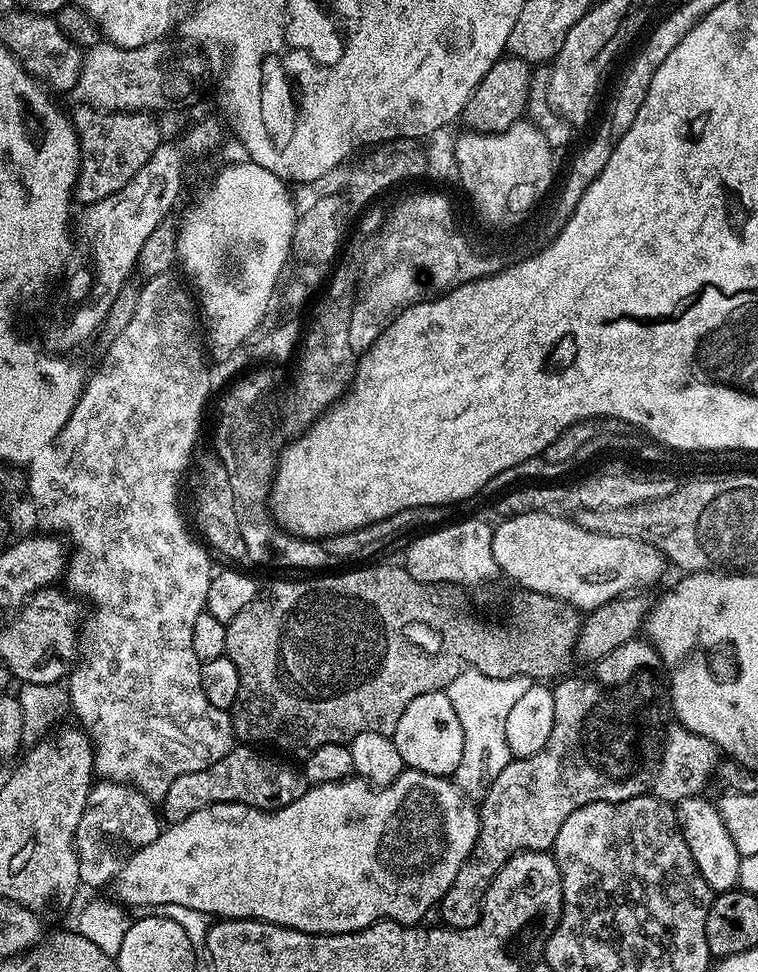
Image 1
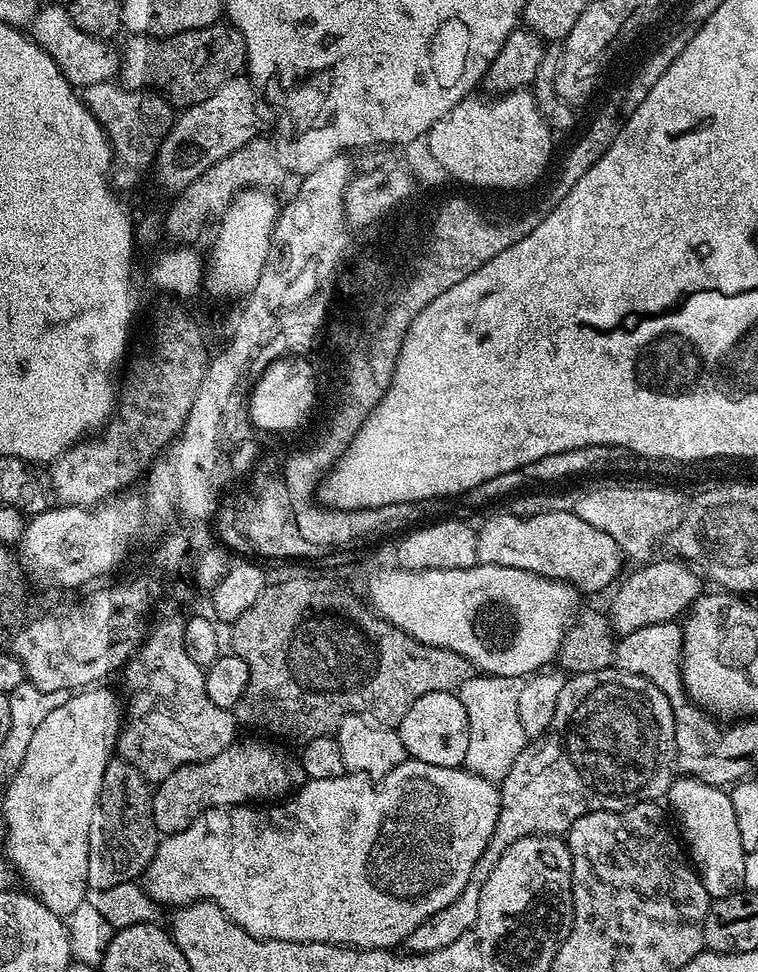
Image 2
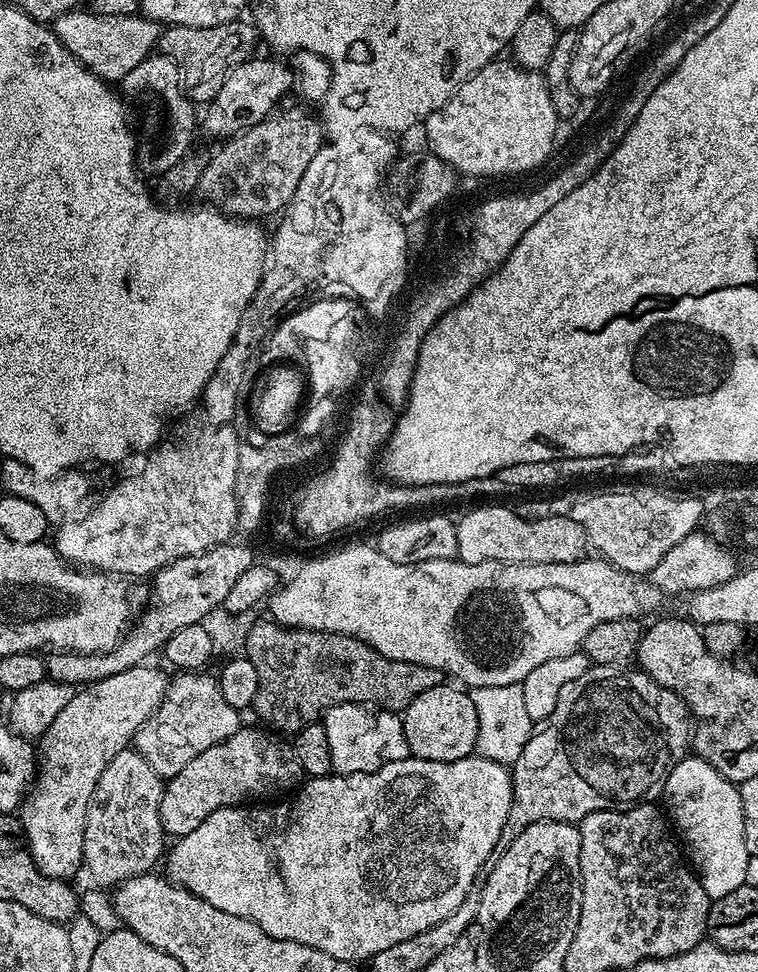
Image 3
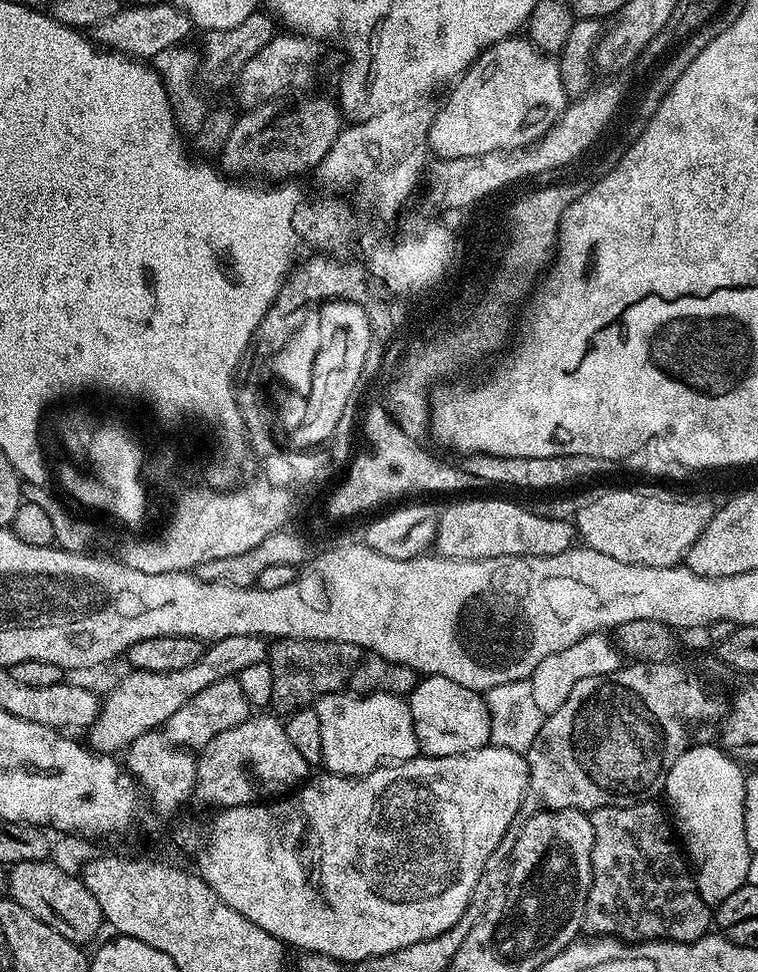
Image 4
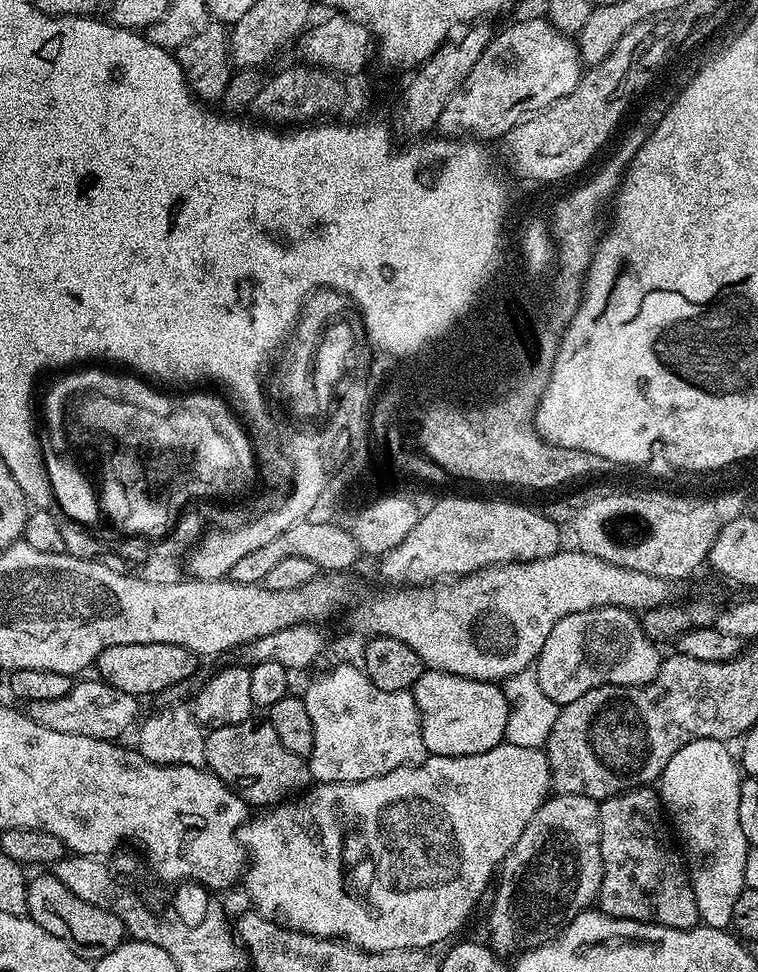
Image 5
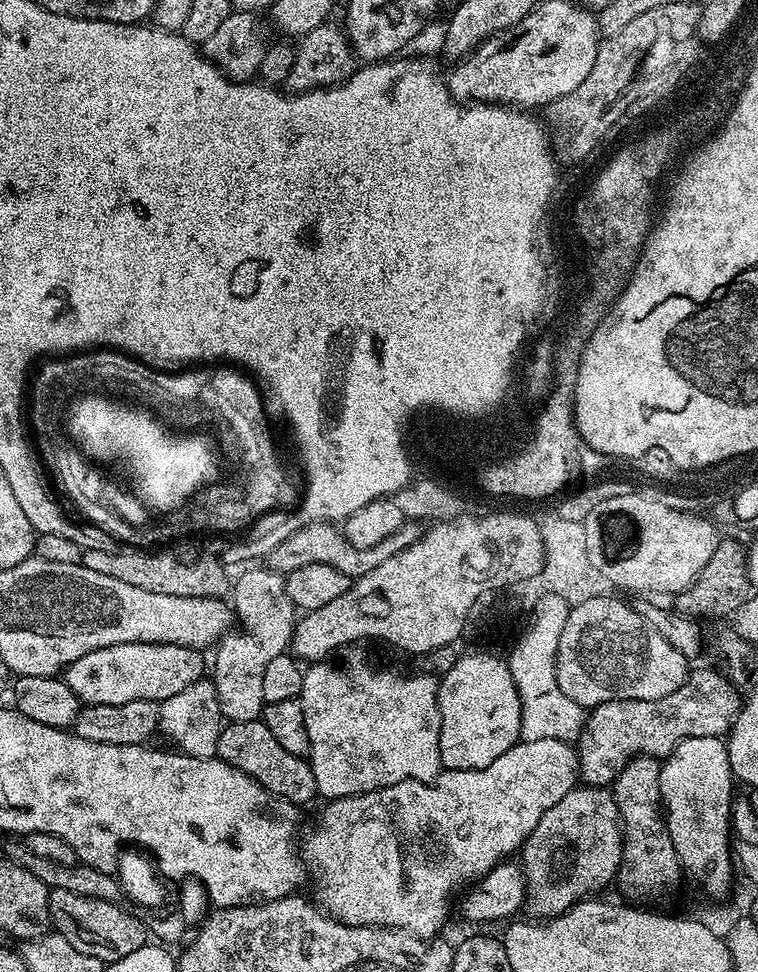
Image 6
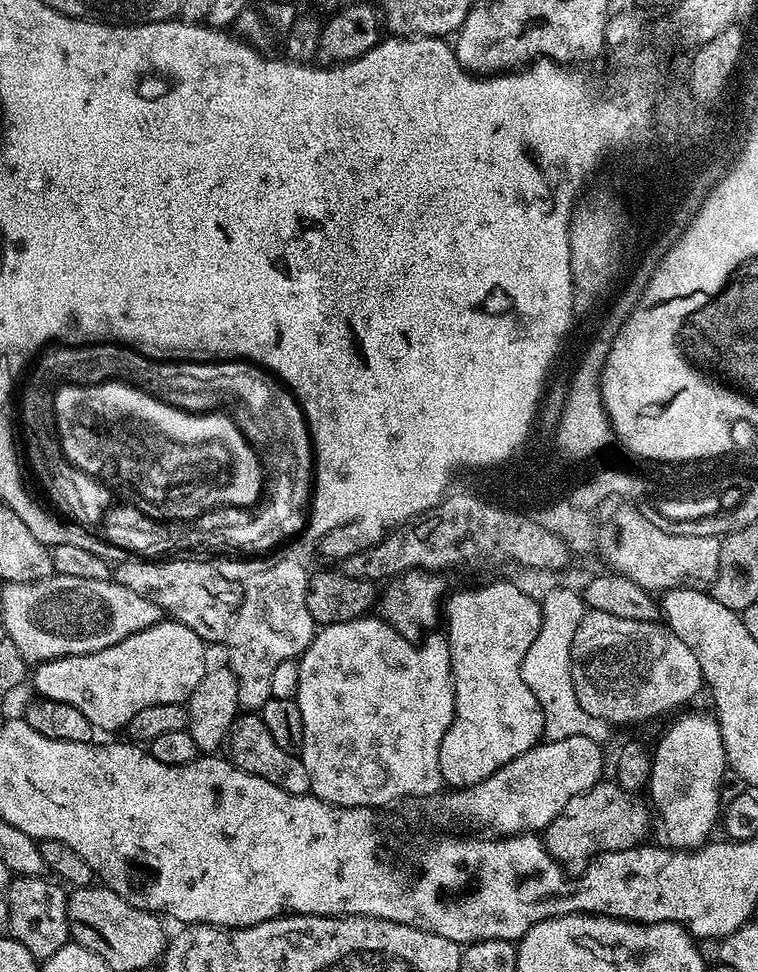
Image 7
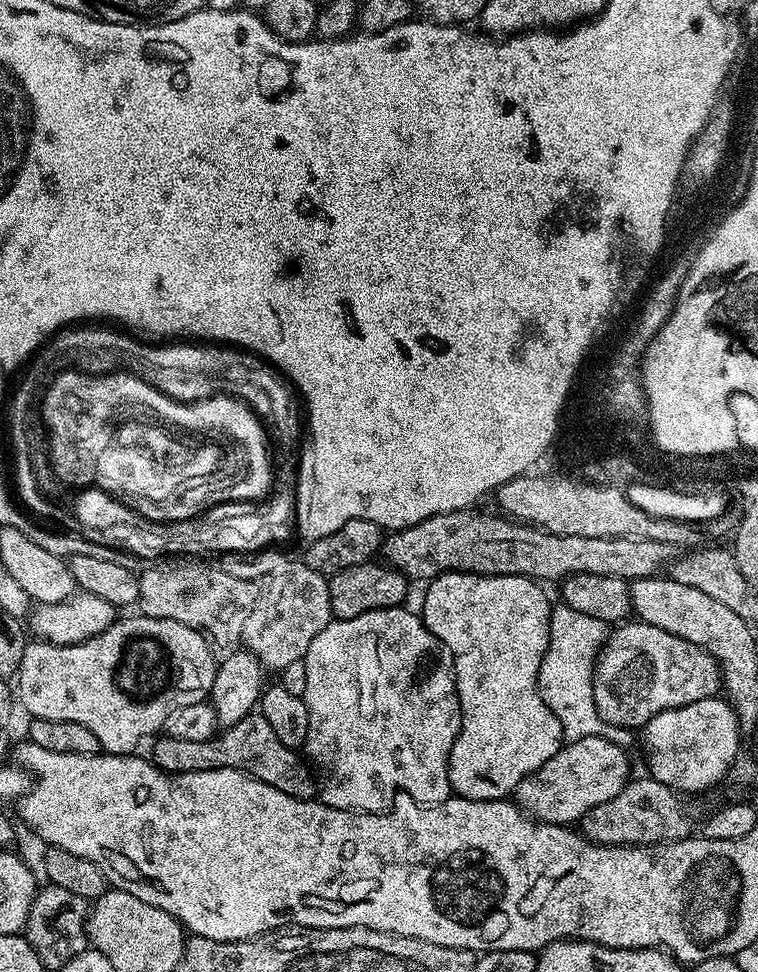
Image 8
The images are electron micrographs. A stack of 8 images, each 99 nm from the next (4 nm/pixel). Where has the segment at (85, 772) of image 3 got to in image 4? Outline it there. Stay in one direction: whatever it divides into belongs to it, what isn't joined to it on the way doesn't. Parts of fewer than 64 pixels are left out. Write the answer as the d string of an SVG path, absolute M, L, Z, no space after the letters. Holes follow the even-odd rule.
M230 634L230 638L211 641L205 647L202 658L198 658L198 662L194 662L194 666L182 666L182 670L170 670L169 672L129 671L129 676L122 677L109 690L108 697L106 695L103 697L100 712L97 714L95 722L92 723L92 727L87 729L86 736L89 740L87 743L101 754L116 754L119 753L119 748L120 751L127 749L128 745L134 742L134 738L142 738L142 734L163 729L170 714L182 710L182 706L186 706L186 702L190 702L190 698L194 698L194 694L206 690L206 686L214 686L214 682L238 678L242 674L242 670L247 670L248 667L255 664L265 663L268 649L269 645L261 637L250 634Z

